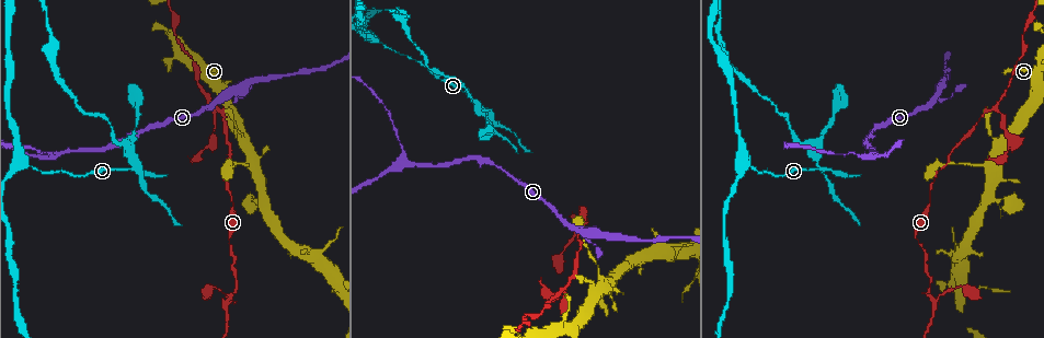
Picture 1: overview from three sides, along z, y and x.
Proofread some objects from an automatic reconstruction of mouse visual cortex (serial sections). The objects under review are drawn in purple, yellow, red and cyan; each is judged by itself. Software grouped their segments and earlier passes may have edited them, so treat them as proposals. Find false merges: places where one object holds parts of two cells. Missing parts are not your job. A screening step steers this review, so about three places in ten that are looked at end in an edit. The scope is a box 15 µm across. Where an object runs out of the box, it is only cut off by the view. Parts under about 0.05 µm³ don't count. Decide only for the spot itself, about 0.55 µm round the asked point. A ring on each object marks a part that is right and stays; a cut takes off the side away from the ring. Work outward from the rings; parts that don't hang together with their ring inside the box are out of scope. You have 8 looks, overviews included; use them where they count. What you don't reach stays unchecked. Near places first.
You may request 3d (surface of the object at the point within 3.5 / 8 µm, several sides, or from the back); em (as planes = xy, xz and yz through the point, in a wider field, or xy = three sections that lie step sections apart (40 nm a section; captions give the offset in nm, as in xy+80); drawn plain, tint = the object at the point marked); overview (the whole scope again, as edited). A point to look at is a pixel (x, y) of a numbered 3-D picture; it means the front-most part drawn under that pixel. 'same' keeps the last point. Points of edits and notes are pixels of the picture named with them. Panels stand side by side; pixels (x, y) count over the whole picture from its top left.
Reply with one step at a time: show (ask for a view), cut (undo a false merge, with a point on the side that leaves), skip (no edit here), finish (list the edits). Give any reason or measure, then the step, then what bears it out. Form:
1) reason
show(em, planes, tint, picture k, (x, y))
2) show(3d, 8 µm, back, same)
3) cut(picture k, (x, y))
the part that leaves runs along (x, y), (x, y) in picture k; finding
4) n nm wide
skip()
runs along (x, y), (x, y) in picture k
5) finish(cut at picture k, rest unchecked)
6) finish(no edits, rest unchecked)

four-way junction
show(3d, 3.5 µm, picture 1, (135, 167))

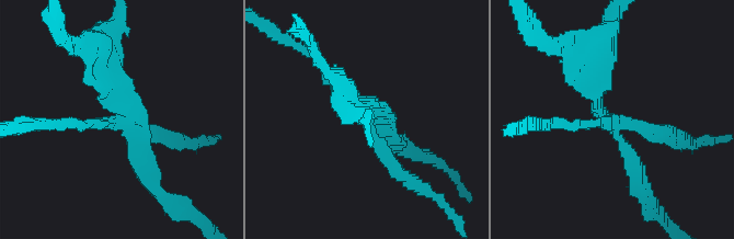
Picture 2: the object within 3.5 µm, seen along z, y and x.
4 arms; arms of 150, 200, 250, 300 nm
show(em, xy, step 3, plain, picture 2, (113, 119))

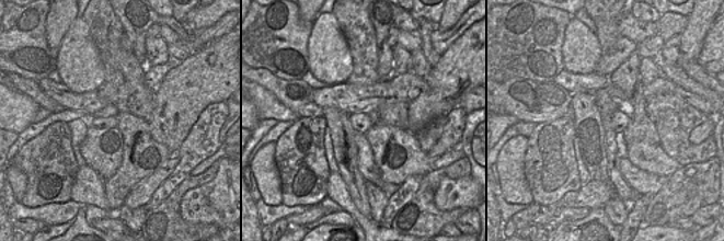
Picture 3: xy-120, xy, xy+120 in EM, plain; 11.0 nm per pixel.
where the object lies
show(em, xy, step 3, tint, same)

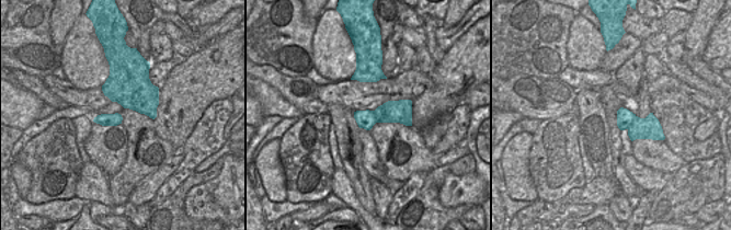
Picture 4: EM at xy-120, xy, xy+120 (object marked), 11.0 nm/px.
cut(picture 2, (129, 81))
the part that leaves runs along (121, 116), (111, 58), (87, 48) in picture 2; two cells meet here

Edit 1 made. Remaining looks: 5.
calibre changes
show(3d, 3.5 µm, picture 1, (377, 40))

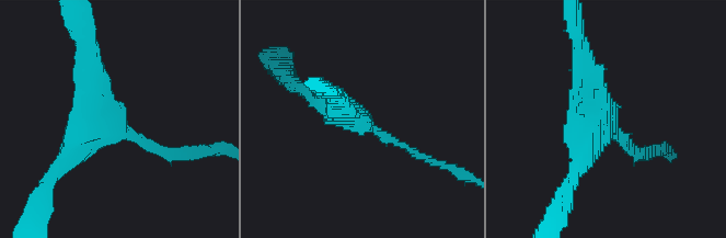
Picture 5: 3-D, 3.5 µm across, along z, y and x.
3 arms; arms of 150, 300, 300 nm; need the tissue
show(em, xy, step 1, tint, picture 5, (116, 132))

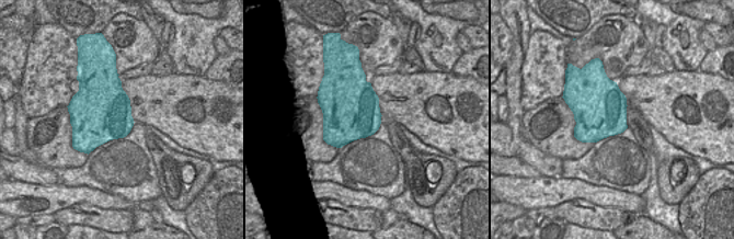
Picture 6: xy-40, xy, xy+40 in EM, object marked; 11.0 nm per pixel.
cut it another way
show(em, xy, step 3, tint, same)

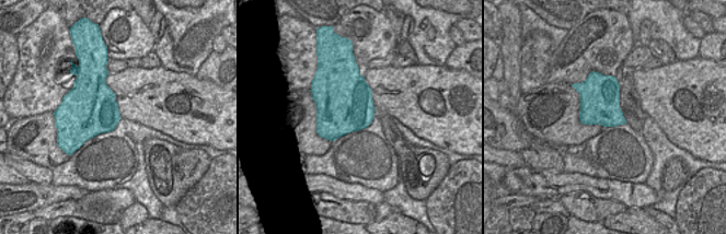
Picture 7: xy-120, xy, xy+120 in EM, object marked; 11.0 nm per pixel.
skip()
runs along (172, 155), (115, 131), (92, 67) in picture 5; one cell here

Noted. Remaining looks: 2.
sharp bend
show(3d, 3.5 µm, back, picture 1, (227, 300))

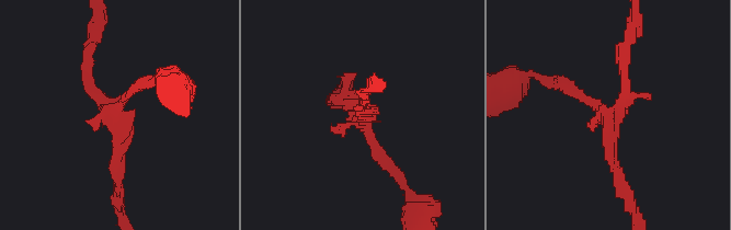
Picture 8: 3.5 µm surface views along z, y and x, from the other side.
3 arms; arms of 150, 150, 150 nm
show(em, xy, step 3, tint, picture 8, (112, 119))

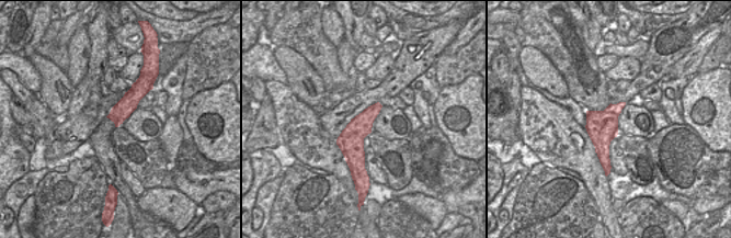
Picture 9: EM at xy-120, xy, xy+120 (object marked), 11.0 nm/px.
skip()
runs along (332, 102), (360, 105), (386, 164) in picture 8; all the same cell

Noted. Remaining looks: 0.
finish(cut at picture 2, rest unchecked)

